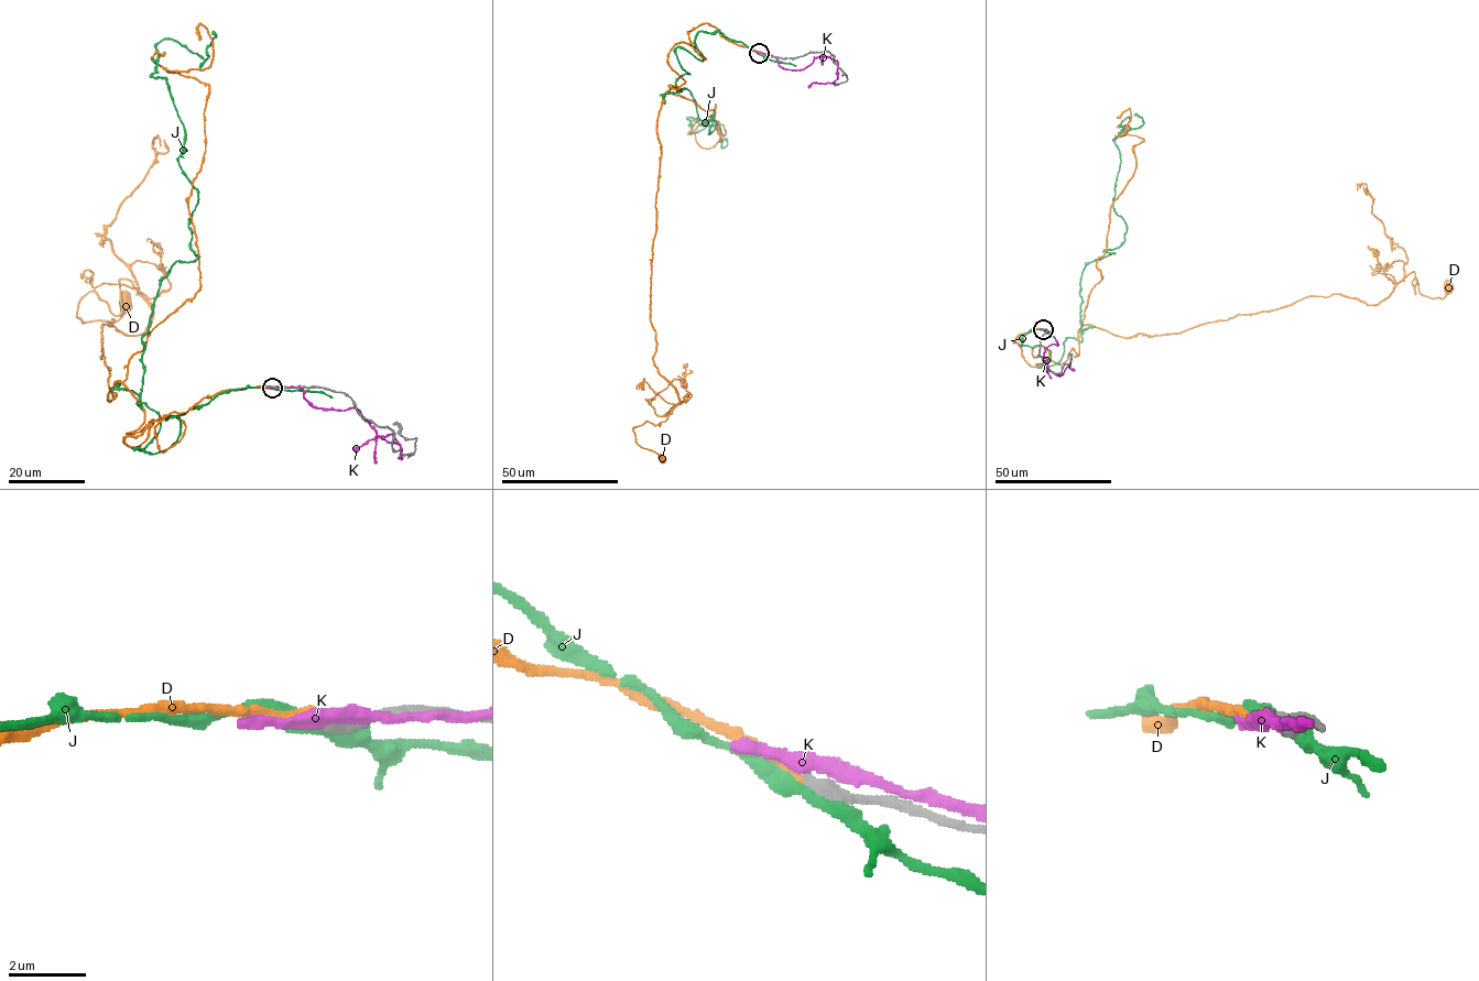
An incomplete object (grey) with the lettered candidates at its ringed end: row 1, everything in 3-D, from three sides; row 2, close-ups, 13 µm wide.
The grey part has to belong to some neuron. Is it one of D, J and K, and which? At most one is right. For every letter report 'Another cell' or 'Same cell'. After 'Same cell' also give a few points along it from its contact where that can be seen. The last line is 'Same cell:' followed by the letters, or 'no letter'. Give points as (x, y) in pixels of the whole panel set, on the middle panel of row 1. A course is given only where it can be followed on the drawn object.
D: Same cell. Its course: (760, 53), (705, 23), (705, 60), (667, 57), (650, 318), (678, 403), (632, 431), (662, 458)
J: Another cell
K: Another cell
Same cell: D

